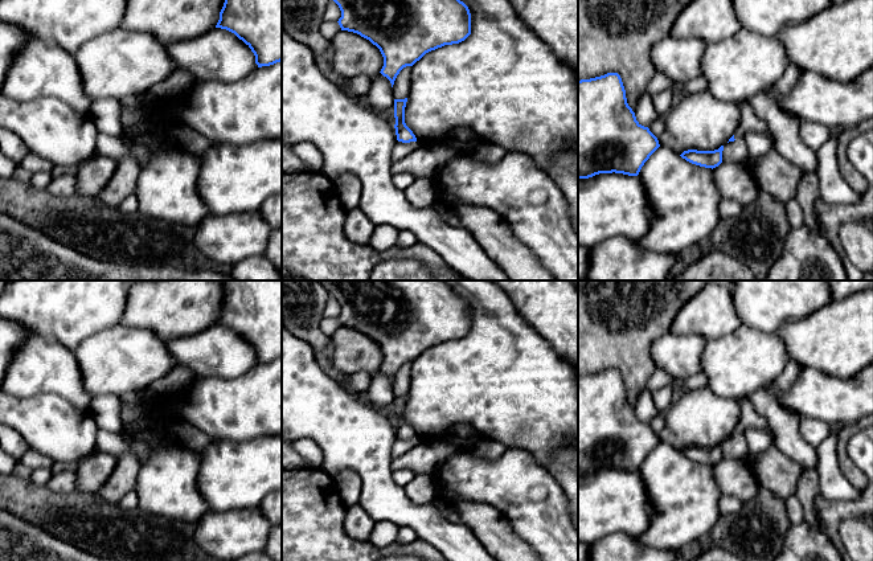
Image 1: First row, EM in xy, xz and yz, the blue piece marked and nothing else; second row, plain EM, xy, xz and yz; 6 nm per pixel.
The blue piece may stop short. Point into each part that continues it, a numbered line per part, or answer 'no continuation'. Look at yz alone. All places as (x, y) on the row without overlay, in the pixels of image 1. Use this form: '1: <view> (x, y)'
1: yz (749, 417)

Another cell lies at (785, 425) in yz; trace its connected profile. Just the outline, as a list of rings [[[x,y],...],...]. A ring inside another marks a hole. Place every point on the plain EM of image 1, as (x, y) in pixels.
[[[758,389],[747,396],[754,409],[767,421],[774,433],[776,449],[799,463],[804,470],[817,464],[815,447],[807,443],[799,433],[800,415],[784,410],[767,390]]]

